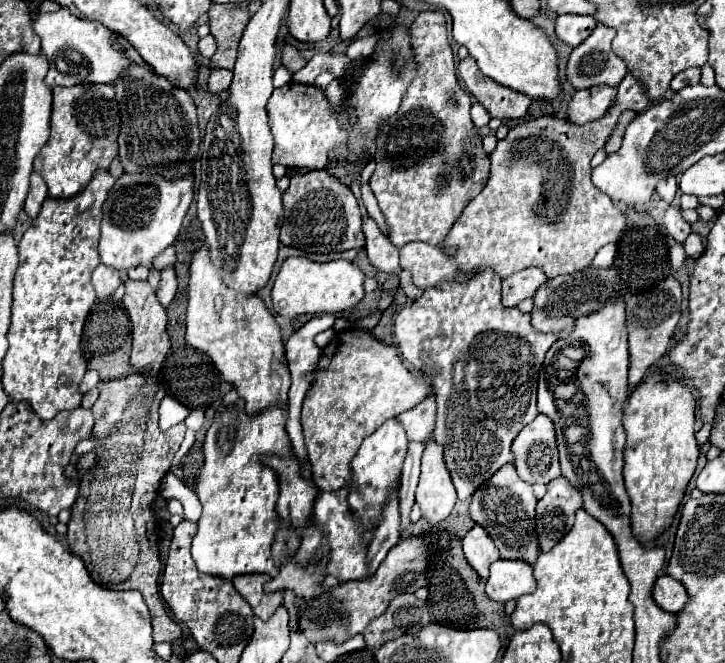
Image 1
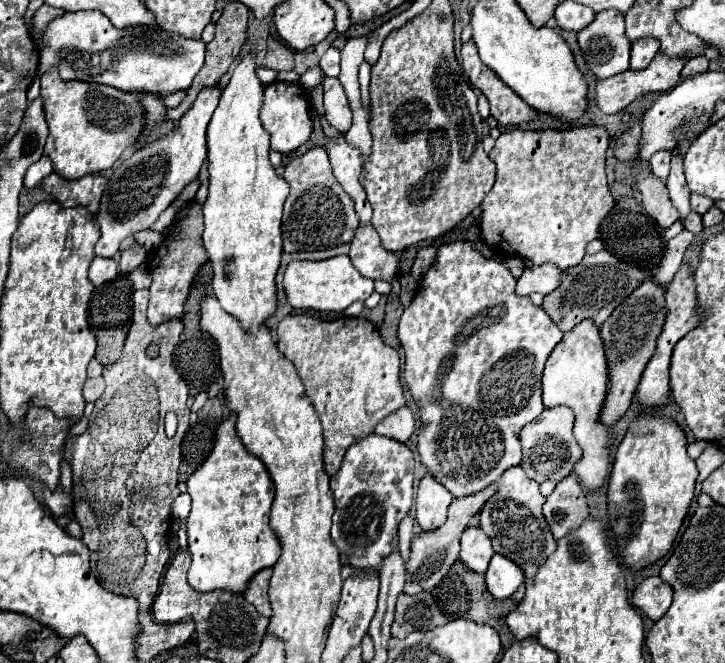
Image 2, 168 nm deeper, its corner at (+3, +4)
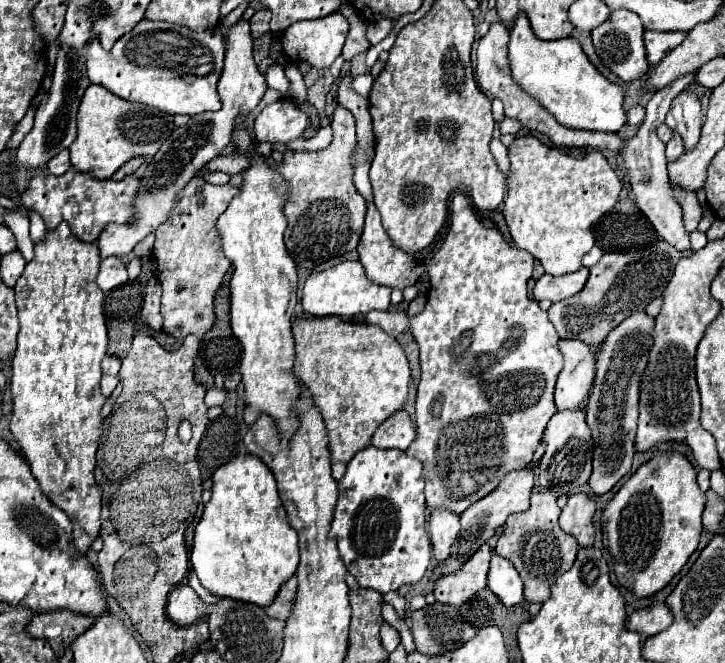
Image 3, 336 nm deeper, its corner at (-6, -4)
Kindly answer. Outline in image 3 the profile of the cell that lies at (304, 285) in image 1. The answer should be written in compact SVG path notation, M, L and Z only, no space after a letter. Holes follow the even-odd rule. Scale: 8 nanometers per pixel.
M341 262L329 270L311 274L303 284L303 310L311 316L357 316L369 310L389 308L391 288L371 284L365 278L361 262Z

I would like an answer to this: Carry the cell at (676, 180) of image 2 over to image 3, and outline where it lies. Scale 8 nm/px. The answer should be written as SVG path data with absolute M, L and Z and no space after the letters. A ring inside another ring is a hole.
M681 92L671 104L671 118L675 120L675 132L681 134L685 152L697 146L701 132L701 102L691 92Z

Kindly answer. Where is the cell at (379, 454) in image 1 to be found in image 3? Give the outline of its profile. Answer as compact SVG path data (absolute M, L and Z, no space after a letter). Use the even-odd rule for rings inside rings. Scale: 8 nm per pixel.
M367 446L353 456L345 476L339 480L339 500L335 506L331 536L337 538L341 558L361 588L373 588L383 594L397 590L401 584L413 584L427 572L431 542L427 532L427 504L423 496L421 468L421 462L407 456L403 450L377 450L375 446Z

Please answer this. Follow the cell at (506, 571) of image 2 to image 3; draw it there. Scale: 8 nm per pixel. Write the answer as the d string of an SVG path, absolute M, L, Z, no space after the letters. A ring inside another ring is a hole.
M501 556L491 558L491 568L489 568L489 582L487 586L491 592L505 604L505 606L515 606L523 602L523 582L513 564Z

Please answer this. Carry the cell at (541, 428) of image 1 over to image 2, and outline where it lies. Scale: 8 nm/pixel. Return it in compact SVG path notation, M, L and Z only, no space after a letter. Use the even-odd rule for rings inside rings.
M554 406L546 408L536 420L524 426L524 432L520 432L520 442L524 448L520 466L528 476L532 476L532 480L560 482L572 472L572 466L582 458L582 450L572 436L572 424L574 424L574 414L570 412L570 408Z

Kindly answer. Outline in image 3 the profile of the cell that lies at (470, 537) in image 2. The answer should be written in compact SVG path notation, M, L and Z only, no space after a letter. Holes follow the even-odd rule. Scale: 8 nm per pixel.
M483 544L461 566L461 570L437 580L435 598L451 606L461 606L463 602L471 600L471 596L475 596L479 590L487 586L487 572L489 572L491 556L493 556L493 550L489 548L489 544Z

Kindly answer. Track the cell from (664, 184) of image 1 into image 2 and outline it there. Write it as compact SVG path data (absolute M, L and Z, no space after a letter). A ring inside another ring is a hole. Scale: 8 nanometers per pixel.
M666 150L656 152L656 154L650 158L650 170L666 182L668 172L670 172L670 152L666 152Z

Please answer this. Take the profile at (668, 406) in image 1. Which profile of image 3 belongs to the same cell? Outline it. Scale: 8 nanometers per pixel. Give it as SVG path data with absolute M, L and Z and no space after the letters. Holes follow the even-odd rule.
M659 452L641 464L603 512L603 530L617 580L639 598L665 588L699 546L703 506L705 494L699 490L697 472L685 454Z

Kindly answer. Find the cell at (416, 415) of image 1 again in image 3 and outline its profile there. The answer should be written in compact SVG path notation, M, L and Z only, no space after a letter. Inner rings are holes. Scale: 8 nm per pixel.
M405 410L395 412L391 418L387 418L377 432L371 438L371 444L375 448L399 448L407 450L417 436L417 430Z

